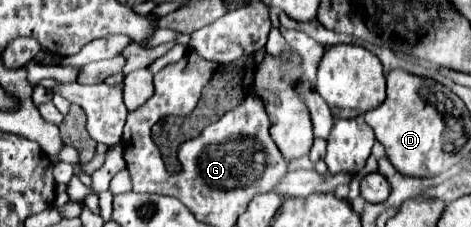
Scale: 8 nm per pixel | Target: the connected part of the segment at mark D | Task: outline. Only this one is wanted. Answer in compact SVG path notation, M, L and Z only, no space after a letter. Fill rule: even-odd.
M391 70L387 74L387 98L377 108L365 114L377 140L385 146L389 162L407 176L437 176L445 172L451 162L443 152L443 132L447 128L445 114L439 108L447 106L447 96L455 96L443 84L413 76L405 70Z

